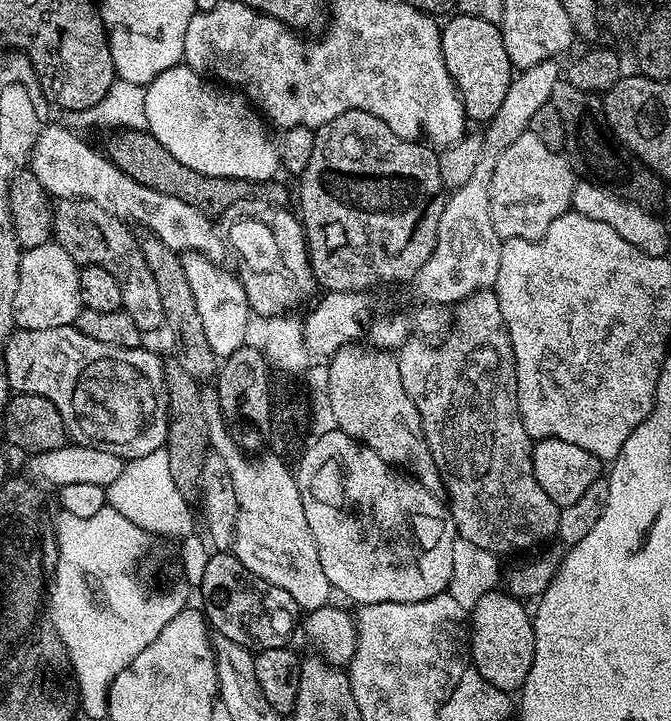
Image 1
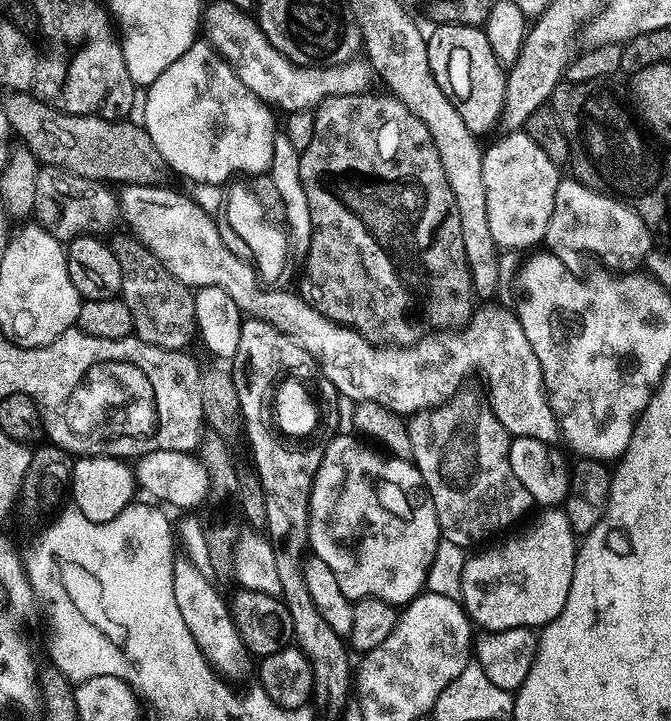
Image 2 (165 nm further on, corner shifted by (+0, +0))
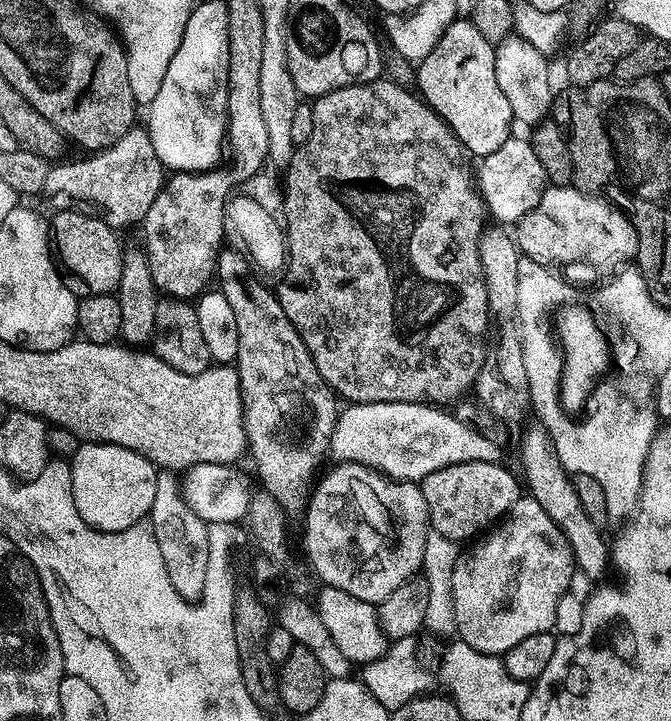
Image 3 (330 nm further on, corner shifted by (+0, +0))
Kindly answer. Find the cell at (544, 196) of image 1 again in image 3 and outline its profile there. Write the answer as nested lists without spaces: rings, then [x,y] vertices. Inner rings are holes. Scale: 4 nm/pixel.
[[[516,139],[504,140],[498,150],[479,161],[478,192],[491,219],[493,216],[496,219],[493,221],[504,226],[515,225],[526,213],[534,210],[548,184],[546,170],[542,170],[542,162],[538,162],[538,154],[534,154],[531,143],[527,139]]]

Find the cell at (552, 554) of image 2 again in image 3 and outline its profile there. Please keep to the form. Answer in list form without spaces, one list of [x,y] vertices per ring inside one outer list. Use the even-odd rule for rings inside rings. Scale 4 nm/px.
[[[521,495],[514,502],[514,506],[510,506],[507,516],[487,535],[468,547],[461,551],[452,579],[454,622],[463,643],[474,646],[474,650],[479,652],[503,657],[524,638],[555,629],[556,615],[560,612],[560,599],[567,594],[568,587],[572,584],[572,547],[564,531],[556,525],[554,518],[550,518],[550,514],[546,514],[546,510],[542,510],[542,506],[532,495]]]

